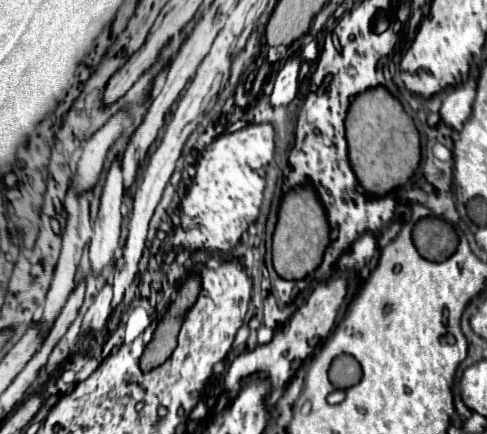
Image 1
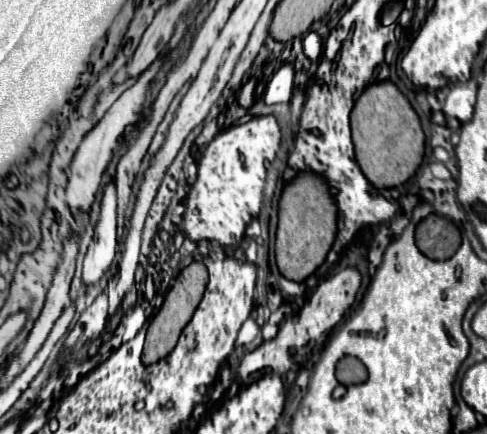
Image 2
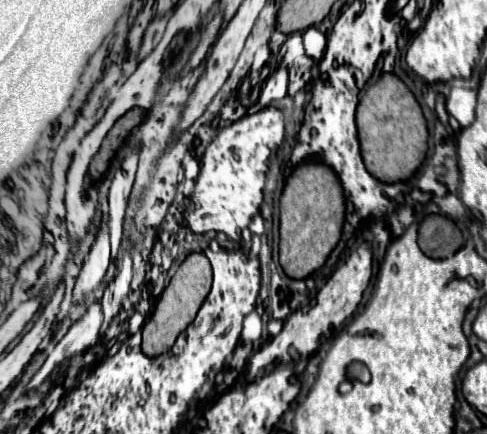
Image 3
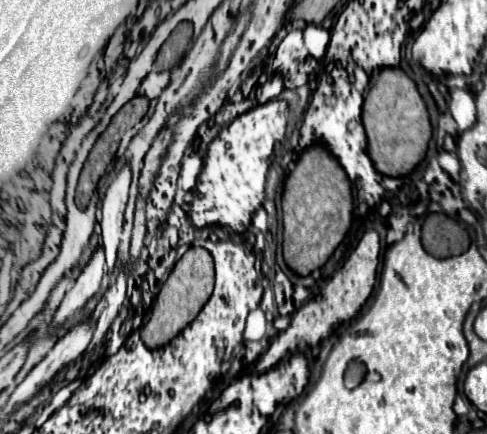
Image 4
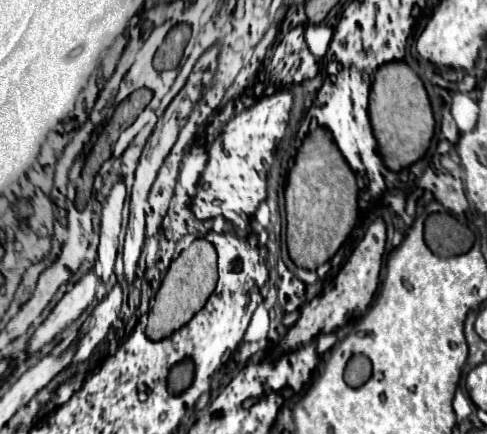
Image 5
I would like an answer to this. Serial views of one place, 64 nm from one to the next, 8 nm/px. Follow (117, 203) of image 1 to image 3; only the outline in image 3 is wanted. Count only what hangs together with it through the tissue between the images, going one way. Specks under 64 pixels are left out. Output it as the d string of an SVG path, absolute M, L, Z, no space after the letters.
M104 212L104 222L98 228L96 240L90 248L88 258L82 264L80 276L74 286L74 300L80 302L88 292L96 290L110 266L110 236L108 236L108 212Z

